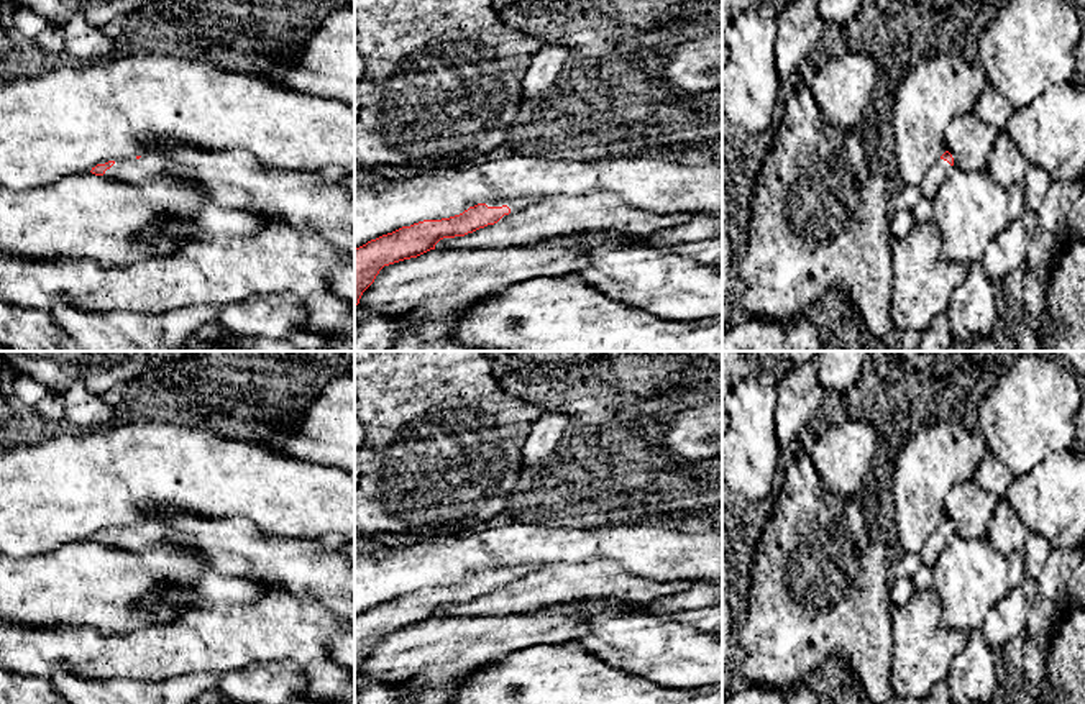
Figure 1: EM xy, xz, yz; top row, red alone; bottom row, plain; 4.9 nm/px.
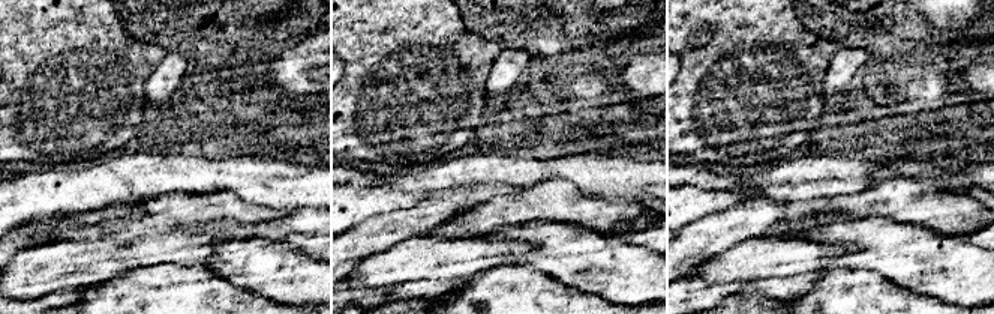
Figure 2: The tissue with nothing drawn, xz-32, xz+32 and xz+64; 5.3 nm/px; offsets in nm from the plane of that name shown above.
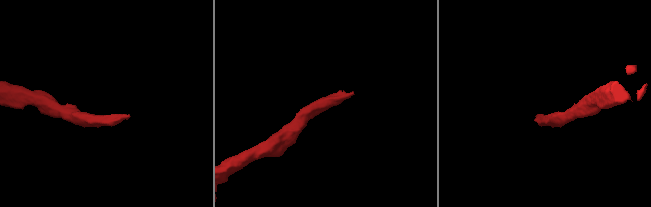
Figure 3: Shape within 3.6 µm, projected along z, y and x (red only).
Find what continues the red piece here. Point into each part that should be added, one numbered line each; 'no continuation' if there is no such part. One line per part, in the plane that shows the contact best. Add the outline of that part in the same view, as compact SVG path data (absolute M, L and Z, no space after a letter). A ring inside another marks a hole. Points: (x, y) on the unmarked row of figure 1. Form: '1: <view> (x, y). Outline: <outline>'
1: xz (516, 571). Outline: M506 566L506 568L496 568L496 569L489 569L486 571L488 574L502 574L507 573L510 576L510 581L519 579L524 574L529 574L533 568L530 566Z

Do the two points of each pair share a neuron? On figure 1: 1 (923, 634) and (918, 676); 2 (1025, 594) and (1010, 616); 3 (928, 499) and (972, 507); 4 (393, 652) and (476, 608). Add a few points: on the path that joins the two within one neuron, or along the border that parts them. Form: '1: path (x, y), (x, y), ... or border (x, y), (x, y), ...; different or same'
1: path (921, 644), (918, 667); same
2: path (1020, 599), (1011, 611); same
3: border (970, 480), (959, 481), (947, 493), (946, 517); different
4: border (435, 616), (489, 616), (498, 619); different

